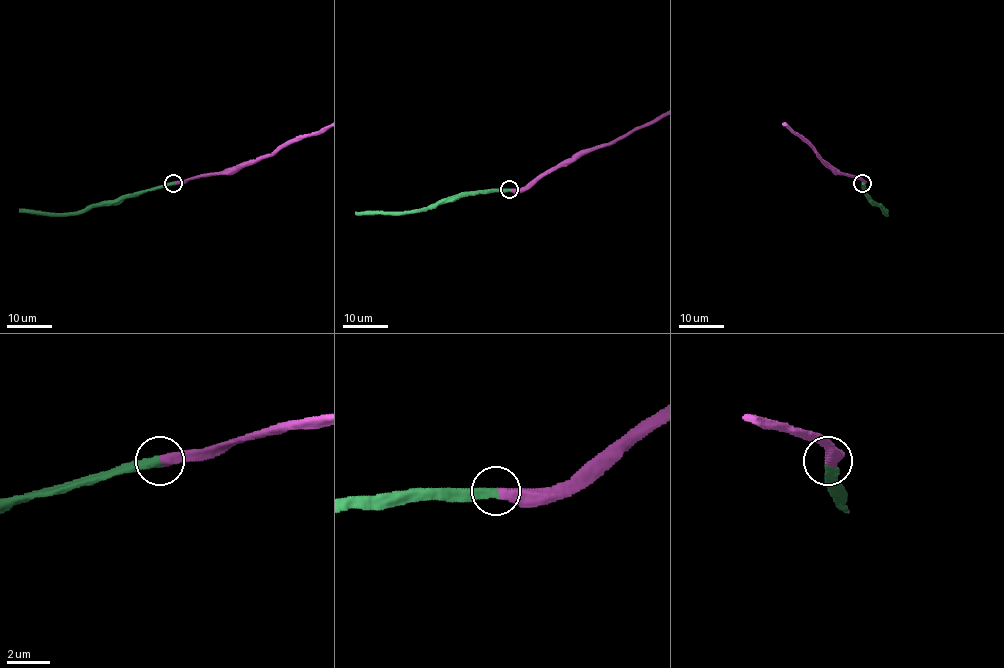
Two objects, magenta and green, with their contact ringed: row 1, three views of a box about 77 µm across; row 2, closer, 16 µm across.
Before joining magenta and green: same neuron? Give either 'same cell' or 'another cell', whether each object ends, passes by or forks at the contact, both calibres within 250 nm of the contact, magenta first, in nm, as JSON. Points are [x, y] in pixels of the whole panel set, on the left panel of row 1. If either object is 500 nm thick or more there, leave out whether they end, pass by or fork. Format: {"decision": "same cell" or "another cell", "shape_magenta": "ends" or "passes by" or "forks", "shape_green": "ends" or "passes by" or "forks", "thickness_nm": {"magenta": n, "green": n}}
{"decision": "same cell", "shape_magenta": "ends", "shape_green": "ends", "thickness_nm": {"magenta": 440, "green": 400}}

